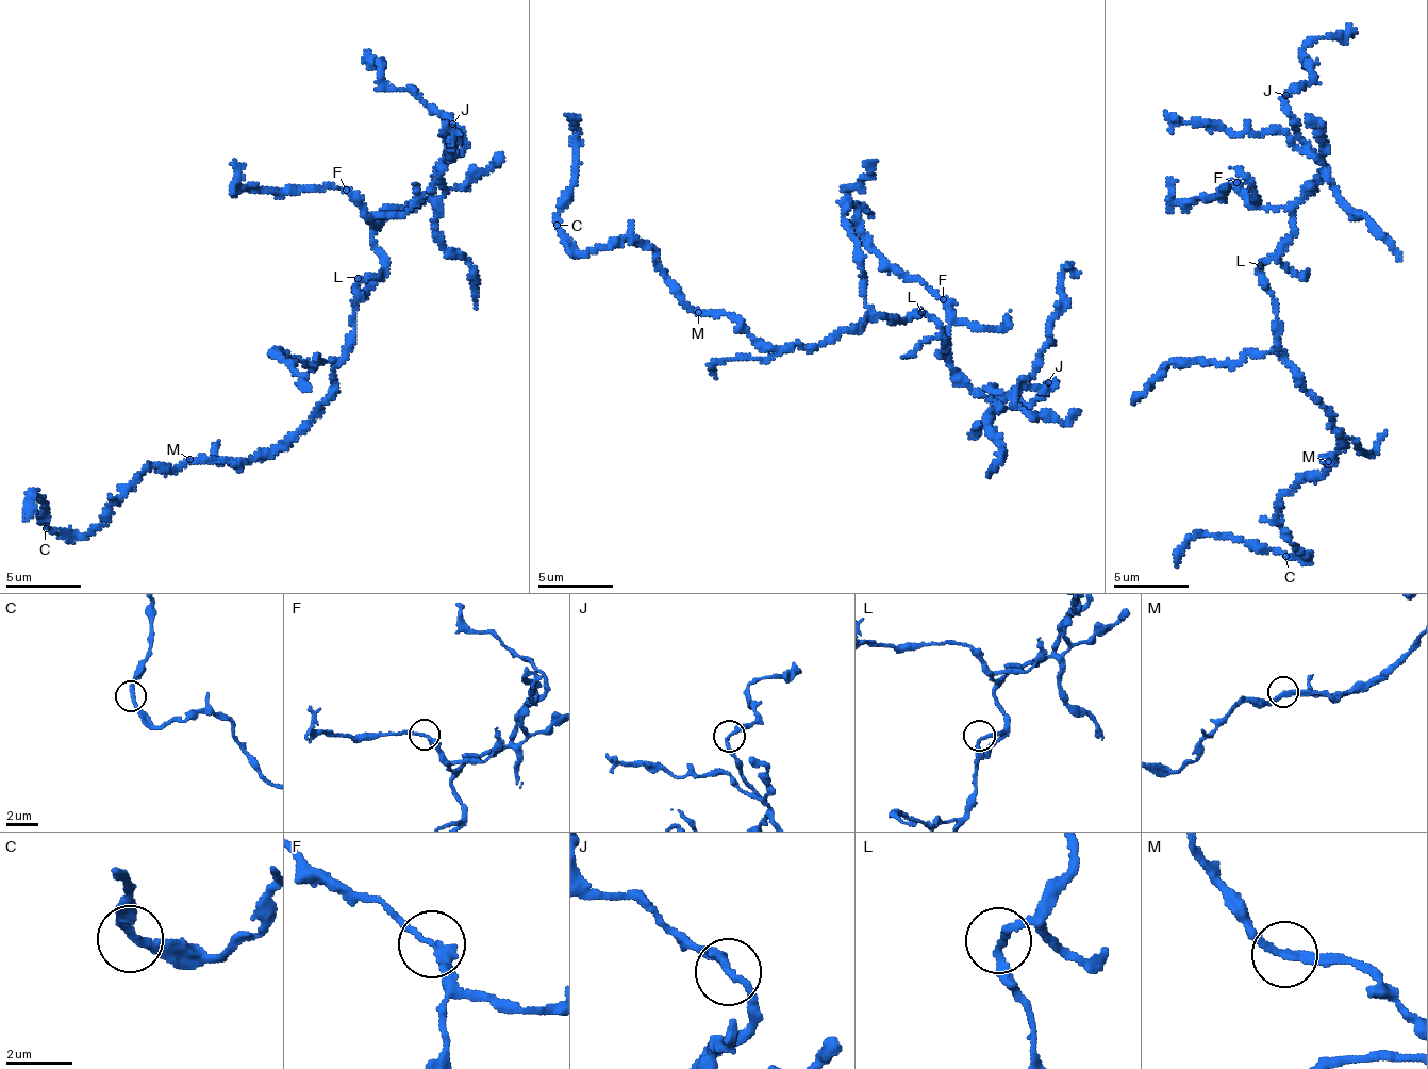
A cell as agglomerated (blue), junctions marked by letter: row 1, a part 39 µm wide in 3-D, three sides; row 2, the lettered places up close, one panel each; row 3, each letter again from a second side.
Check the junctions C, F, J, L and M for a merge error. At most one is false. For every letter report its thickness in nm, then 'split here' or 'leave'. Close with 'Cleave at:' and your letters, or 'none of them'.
C: 240 nm | leave
F: 240 nm | leave
J: 220 nm | leave
L: 200 nm | leave
M: 240 nm | leave
Cleave at: none of them

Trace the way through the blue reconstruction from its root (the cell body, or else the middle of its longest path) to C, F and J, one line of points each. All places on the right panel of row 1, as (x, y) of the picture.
C: (1295, 369), (1341, 440), (1321, 474), (1281, 498), (1282, 537), (1306, 555), (1285, 556)
F: (1295, 369), (1281, 346), (1276, 299), (1261, 268), (1292, 232), (1295, 218), (1281, 207), (1260, 208), (1235, 181)
J: (1295, 369), (1281, 346), (1276, 299), (1261, 268), (1292, 232), (1295, 211), (1325, 162), (1295, 133), (1285, 95)

